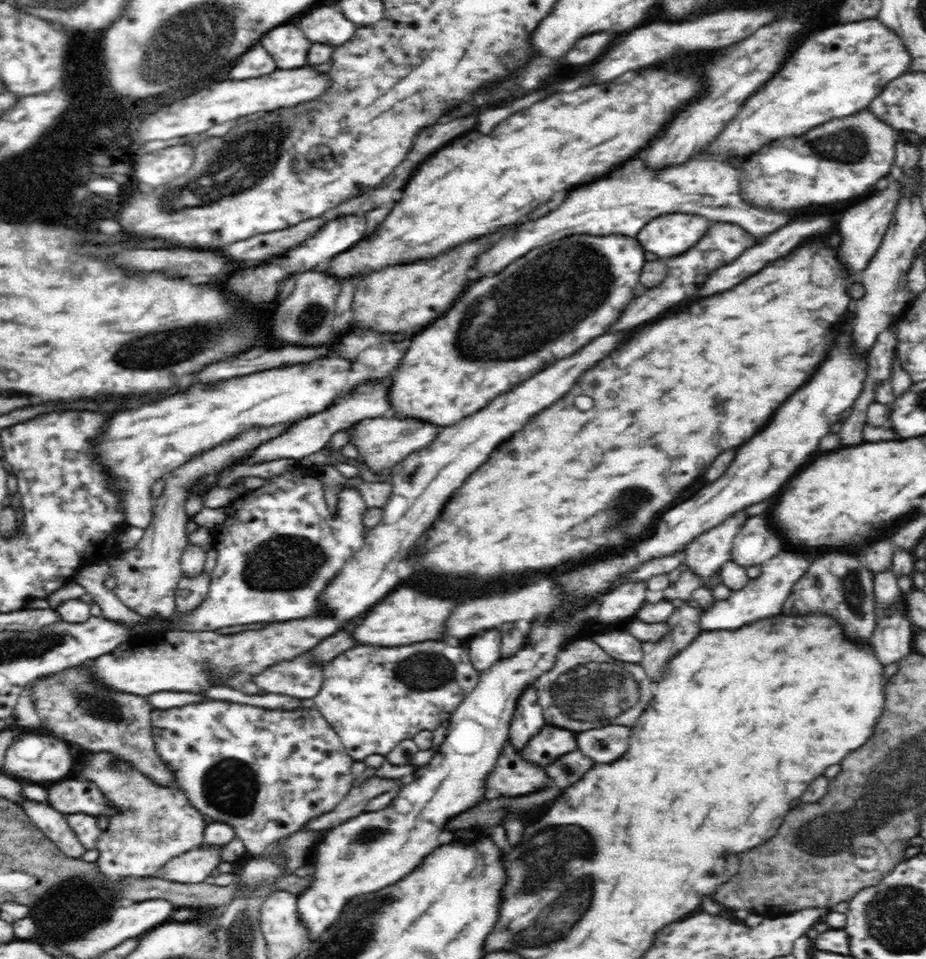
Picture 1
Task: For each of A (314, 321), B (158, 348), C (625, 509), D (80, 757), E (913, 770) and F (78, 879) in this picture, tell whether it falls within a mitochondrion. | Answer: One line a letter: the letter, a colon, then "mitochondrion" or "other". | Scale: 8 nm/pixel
A: mitochondrion
B: mitochondrion
C: mitochondrion
D: other
E: mitochondrion
F: mitochondrion

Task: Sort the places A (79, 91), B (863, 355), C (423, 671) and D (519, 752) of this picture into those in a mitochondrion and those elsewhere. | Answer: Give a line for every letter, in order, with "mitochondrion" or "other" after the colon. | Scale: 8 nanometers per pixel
A: other
B: other
C: mitochondrion
D: other

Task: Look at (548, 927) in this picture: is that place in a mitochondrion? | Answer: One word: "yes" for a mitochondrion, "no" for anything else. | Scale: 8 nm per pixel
yes

